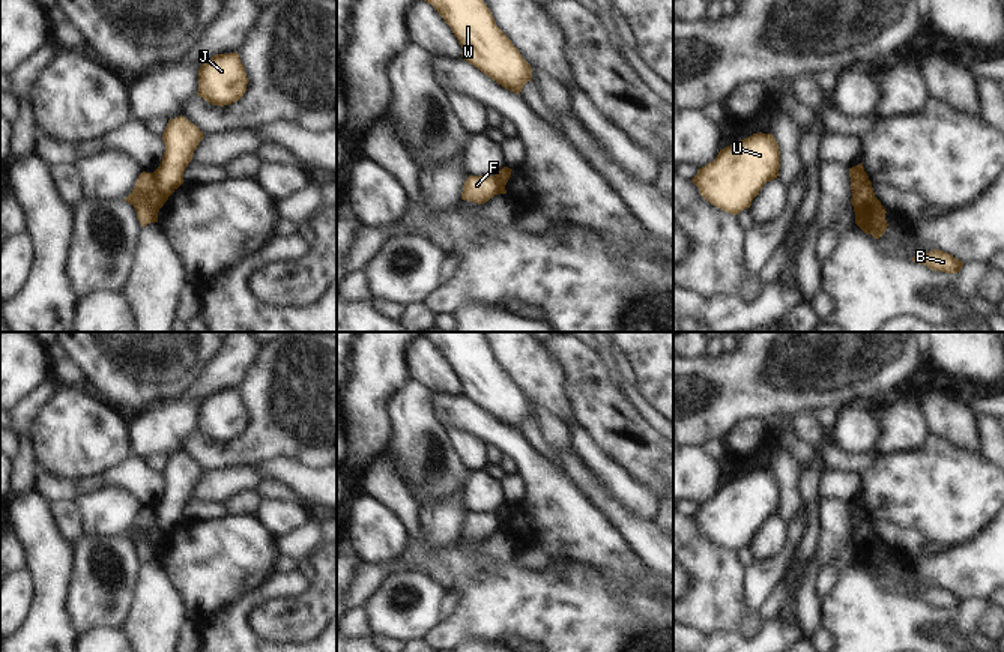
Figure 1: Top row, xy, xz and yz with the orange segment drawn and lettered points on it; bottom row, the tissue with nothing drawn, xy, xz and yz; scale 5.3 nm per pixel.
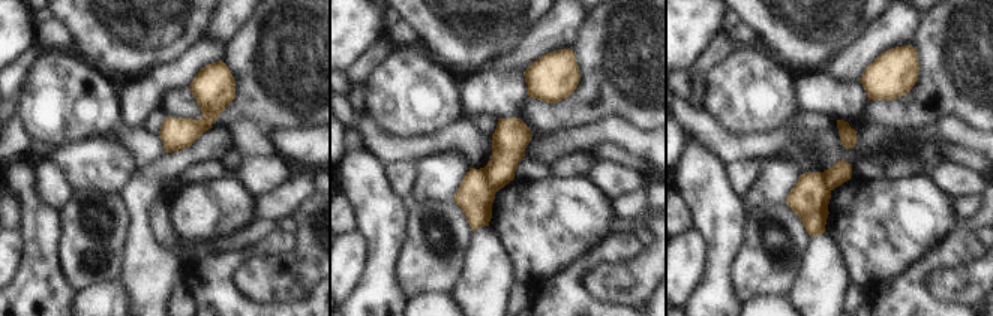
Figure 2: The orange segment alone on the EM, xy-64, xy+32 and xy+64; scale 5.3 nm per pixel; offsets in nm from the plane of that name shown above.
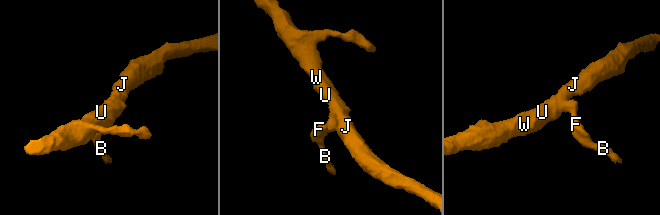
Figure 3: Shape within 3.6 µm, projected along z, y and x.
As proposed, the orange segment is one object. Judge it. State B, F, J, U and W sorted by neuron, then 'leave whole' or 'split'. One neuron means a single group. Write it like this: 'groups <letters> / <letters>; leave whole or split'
groups B F / J U W; split

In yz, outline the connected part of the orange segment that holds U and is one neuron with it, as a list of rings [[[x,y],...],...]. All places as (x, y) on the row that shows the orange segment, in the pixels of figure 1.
[[[753,134],[721,149],[717,158],[697,170],[691,182],[715,207],[738,215],[751,206],[762,186],[777,179],[780,150],[773,134]]]

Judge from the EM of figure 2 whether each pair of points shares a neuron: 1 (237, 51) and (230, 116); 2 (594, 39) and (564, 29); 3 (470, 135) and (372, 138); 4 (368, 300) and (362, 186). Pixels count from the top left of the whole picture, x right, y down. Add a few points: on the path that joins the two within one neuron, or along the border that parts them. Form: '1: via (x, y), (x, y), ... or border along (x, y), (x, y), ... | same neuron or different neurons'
1: via (245, 68), (245, 99) | same neuron
2: border along (587, 15), (569, 47) | different neurons
3: via (446, 140), (420, 147), (396, 147) | same neuron
4: via (378, 271), (378, 214) | same neuron

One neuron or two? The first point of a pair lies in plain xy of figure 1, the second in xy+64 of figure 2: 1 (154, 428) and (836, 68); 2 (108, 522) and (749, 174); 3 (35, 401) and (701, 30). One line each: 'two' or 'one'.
1: two
2: two
3: two

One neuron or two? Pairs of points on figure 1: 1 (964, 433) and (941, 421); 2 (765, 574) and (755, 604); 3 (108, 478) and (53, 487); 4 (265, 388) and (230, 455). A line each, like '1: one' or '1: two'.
1: one
2: one
3: one
4: one

